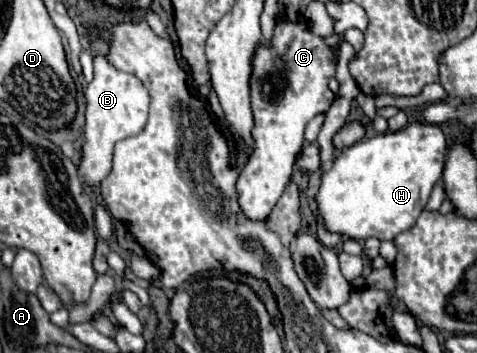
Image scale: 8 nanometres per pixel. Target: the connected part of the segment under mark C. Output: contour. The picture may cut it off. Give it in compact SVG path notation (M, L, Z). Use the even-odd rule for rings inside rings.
M280 19L274 31L272 45L258 45L252 65L252 111L254 111L254 129L252 129L252 155L244 165L236 189L238 203L248 219L264 221L276 201L280 199L290 173L296 161L296 155L304 143L306 123L318 115L326 113L334 101L334 93L328 89L328 79L334 75L332 47L338 45L338 35L320 39L312 35L306 21L284 21Z

